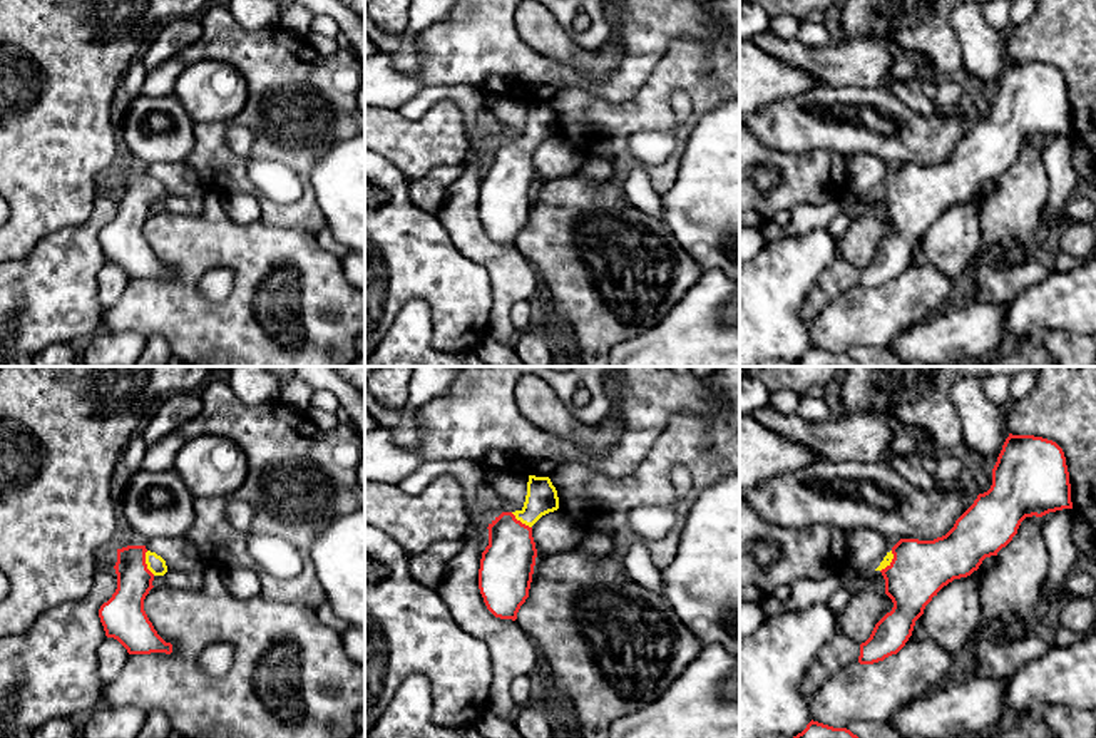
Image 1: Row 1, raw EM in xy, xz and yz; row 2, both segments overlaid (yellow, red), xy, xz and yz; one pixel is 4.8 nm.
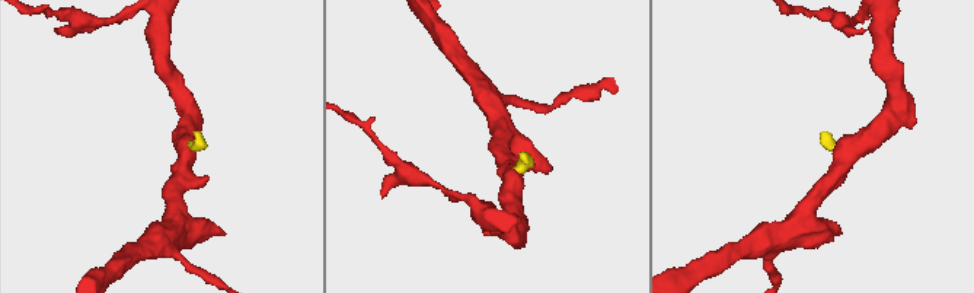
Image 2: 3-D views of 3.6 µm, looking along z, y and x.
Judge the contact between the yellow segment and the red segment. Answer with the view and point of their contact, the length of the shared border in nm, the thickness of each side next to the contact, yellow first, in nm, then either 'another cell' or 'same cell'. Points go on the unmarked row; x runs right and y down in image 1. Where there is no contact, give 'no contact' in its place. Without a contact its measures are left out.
xy (146, 188) | 130 nm | 90/180 nm | same cell

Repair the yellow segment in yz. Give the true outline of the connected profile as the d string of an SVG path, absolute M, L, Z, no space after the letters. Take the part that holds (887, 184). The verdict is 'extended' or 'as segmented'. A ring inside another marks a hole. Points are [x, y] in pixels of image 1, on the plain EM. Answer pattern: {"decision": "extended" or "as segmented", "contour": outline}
{"decision": "extended", "contour": "M1012 60L1006 64L992 94L992 110L955 146L954 152L934 166L900 164L875 196L885 204L885 219L894 233L860 269L860 290L873 290L897 279L912 261L915 246L937 218L954 204L967 202L982 186L1006 172L1026 142L1073 134L1071 109L1063 74L1047 64Z"}

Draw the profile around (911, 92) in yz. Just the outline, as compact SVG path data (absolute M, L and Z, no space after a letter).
M915 79L894 84L892 94L924 115L937 110L934 100L925 95L924 85Z

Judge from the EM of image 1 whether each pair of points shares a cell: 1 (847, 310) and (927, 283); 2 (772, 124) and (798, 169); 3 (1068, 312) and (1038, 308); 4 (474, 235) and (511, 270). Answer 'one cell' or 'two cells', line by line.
1: one cell
2: two cells
3: one cell
4: one cell

